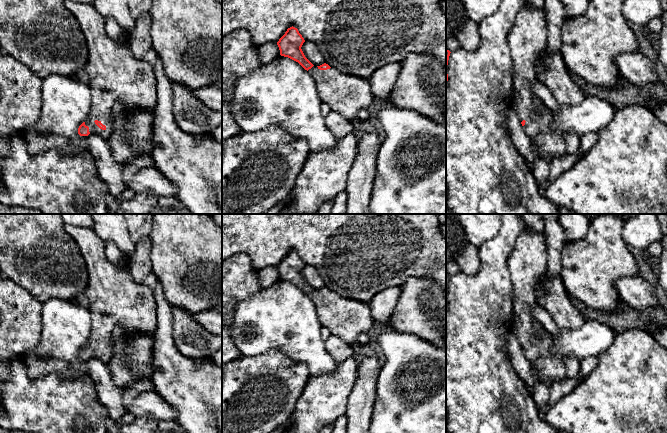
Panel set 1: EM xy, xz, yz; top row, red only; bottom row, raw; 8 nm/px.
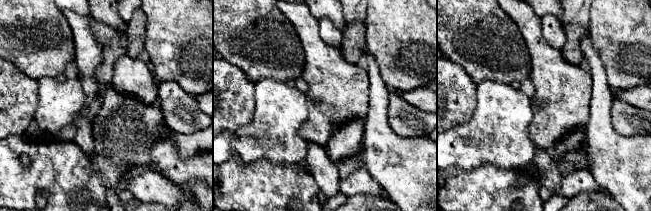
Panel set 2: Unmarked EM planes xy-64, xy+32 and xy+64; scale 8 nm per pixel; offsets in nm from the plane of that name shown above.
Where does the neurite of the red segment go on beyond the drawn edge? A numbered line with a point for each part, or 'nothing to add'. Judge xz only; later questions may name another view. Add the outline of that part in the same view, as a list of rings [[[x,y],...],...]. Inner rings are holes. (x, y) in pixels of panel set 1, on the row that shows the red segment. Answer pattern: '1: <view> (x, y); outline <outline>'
1: xz (346, 94); outline [[[313,66],[308,72],[316,81],[316,90],[323,103],[349,120],[355,120],[362,109],[370,109],[374,96],[369,78],[343,74],[335,68],[320,70]]]

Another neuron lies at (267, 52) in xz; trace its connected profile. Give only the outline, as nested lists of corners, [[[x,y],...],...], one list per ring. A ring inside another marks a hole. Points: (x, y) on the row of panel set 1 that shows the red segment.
[[[267,42],[258,47],[261,64],[268,64],[280,55],[280,50],[275,42]]]

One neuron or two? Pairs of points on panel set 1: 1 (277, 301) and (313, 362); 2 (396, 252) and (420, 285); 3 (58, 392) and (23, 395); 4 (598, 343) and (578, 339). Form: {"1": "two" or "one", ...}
{"1": "one", "2": "two", "3": "one", "4": "one"}

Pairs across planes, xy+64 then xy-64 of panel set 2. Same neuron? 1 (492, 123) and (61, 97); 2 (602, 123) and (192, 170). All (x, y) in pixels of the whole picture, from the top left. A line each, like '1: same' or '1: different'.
1: same
2: same

